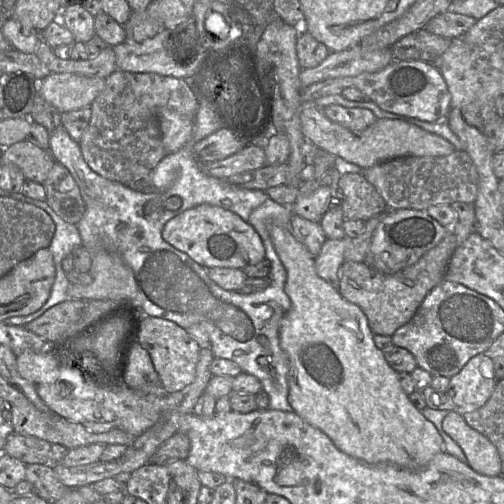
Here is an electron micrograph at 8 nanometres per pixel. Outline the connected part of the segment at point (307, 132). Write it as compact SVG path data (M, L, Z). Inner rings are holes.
M315 101L302 102L300 108L300 122L303 135L309 139L316 147L329 152L332 155L339 156L344 160L354 163L361 168L369 168L387 160L398 157L417 156L417 157L442 157L452 154L455 147L446 139L436 134L430 133L422 128L400 120L376 119L376 121L360 132L354 132L331 121L323 113L324 108L319 108Z

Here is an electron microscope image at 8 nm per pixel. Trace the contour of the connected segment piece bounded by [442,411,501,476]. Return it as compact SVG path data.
M448 412L443 419L442 429L460 446L468 466L475 472L485 476L501 475L501 460L496 447L471 428L462 414Z

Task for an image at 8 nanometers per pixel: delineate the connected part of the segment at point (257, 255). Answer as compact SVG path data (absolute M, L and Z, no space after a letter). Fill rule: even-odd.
M200 204L170 219L163 227L162 238L186 253L204 267L243 269L265 258L265 249L258 232L240 216L220 206Z

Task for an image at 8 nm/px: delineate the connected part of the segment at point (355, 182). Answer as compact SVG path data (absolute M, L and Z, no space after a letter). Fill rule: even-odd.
M345 173L337 185L342 192L344 219L367 221L388 209L380 193L362 173Z

